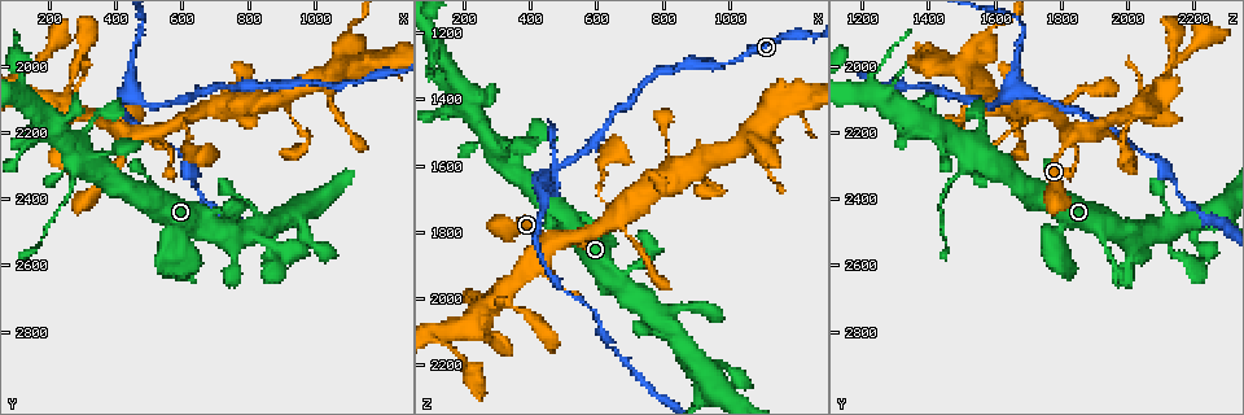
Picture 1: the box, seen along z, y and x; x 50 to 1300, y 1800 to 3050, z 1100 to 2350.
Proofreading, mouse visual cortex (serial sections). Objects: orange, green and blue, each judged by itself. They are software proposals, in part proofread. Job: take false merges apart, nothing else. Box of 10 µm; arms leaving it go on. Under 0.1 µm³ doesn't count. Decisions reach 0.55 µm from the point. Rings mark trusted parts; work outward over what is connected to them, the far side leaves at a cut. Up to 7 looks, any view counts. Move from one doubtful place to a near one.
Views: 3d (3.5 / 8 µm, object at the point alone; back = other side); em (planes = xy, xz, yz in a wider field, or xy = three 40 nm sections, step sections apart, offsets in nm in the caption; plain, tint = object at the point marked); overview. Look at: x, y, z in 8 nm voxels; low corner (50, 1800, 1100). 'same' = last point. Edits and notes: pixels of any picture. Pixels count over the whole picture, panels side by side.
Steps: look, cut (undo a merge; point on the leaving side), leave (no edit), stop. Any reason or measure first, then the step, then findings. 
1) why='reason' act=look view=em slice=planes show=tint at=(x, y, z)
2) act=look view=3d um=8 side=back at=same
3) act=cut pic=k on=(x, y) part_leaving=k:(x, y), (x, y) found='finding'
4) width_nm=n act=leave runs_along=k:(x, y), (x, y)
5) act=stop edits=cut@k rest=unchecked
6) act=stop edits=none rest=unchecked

act=look view=3d um=3.5 at=(290, 2270, 1550)

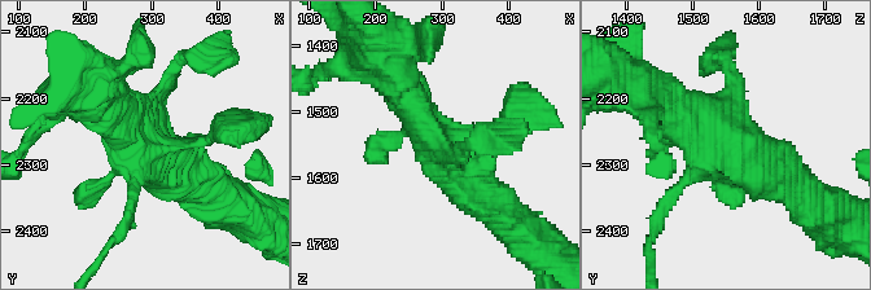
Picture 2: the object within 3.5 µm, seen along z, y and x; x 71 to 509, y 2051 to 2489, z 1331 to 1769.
act=leave runs_along=2:(493, 206), (452, 170), (401, 87) found='continuous, no second cell'

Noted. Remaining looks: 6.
why='four arms meet' act=look view=3d um=8 at=(260, 2090, 2080)

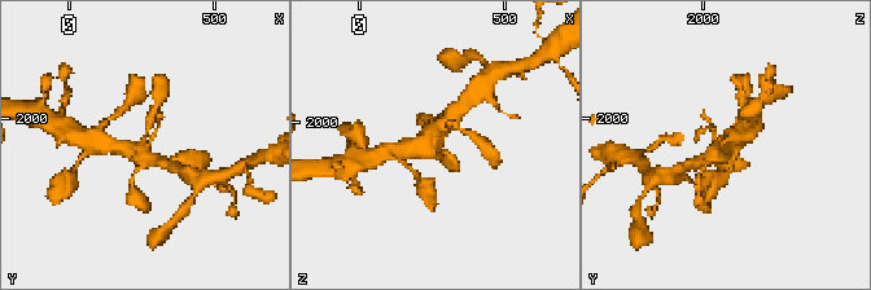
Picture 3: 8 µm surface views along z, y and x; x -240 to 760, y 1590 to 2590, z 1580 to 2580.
act=look view=3d um=3.5 at=same

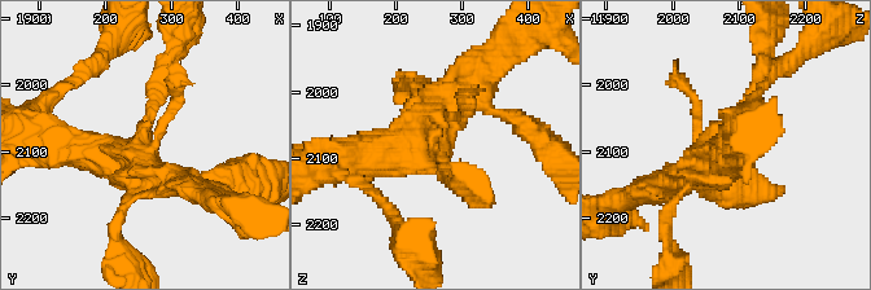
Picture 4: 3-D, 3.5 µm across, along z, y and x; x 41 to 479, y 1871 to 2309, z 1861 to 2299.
act=leave runs_along=4:(477, 83), (414, 146), (337, 159) found='continuous, no second cell'

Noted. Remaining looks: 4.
why='three arms meet' act=look view=3d um=3.5 at=(440, 2080, 1660)

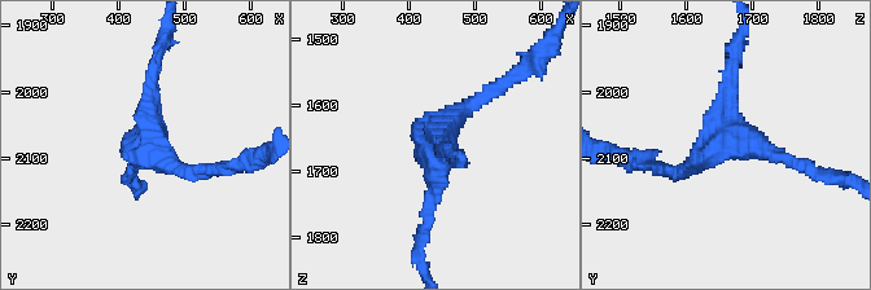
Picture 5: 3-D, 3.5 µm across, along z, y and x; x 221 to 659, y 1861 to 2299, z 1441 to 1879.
arm_widths_nm=150,150,200 act=leave runs_along=5:(497, 89), (441, 130), (425, 223) found='all the same cell'

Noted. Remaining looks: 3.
act=stop edits=none rest=unchecked

